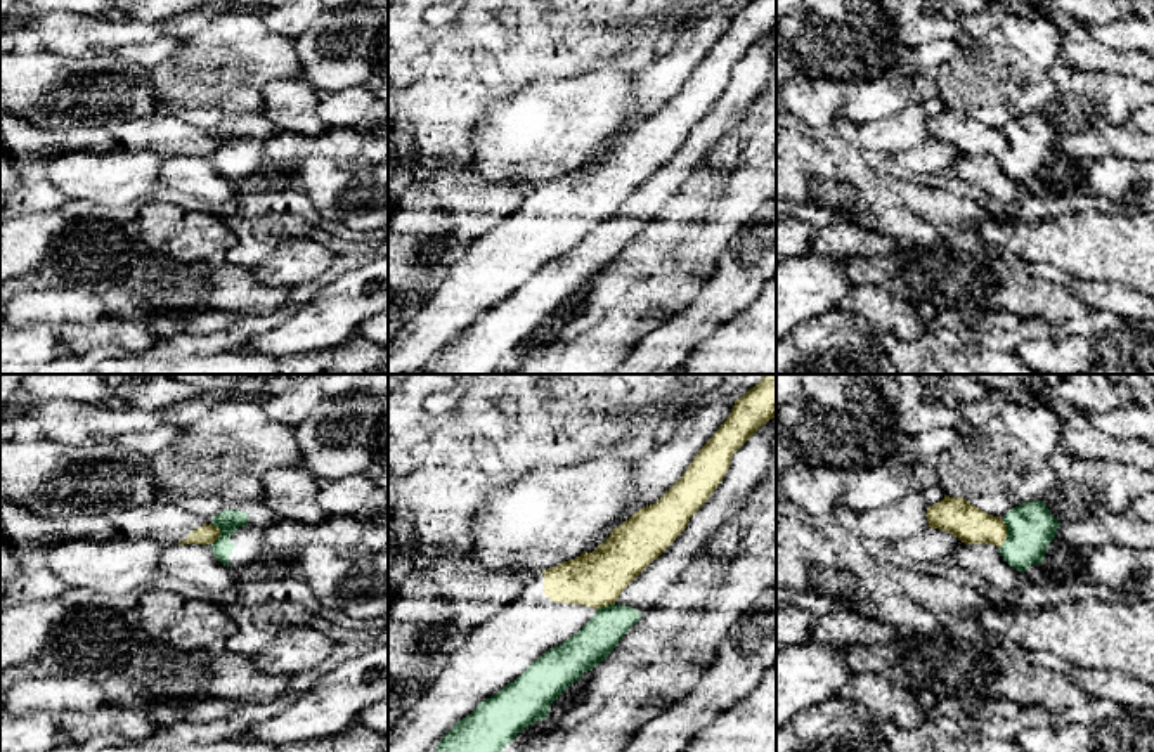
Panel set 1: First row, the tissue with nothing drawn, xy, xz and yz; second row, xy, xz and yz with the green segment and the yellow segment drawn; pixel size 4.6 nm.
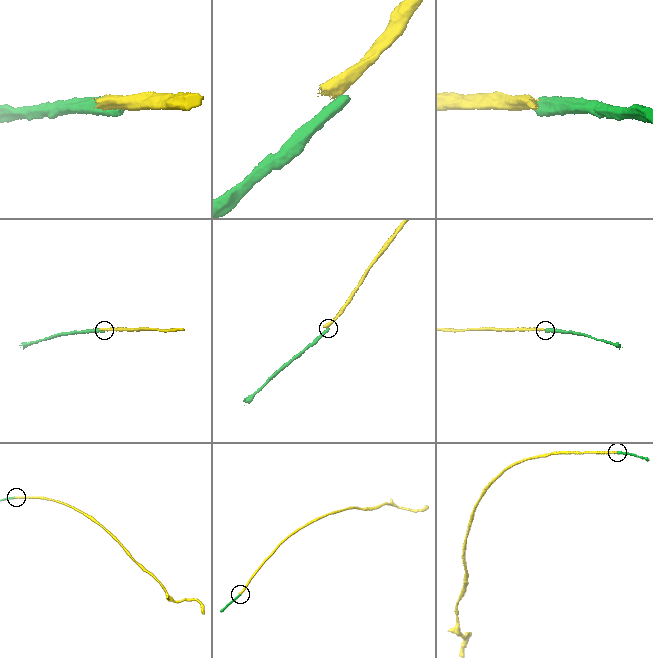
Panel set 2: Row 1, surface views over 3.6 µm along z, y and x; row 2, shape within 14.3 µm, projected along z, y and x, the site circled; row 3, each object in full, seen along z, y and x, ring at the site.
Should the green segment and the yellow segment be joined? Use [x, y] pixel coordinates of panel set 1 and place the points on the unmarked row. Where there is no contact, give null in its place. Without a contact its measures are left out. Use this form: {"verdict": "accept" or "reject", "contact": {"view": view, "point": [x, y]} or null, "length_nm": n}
{"verdict": "reject", "contact": {"view": "yz", "point": [1007, 146]}, "length_nm": 140}

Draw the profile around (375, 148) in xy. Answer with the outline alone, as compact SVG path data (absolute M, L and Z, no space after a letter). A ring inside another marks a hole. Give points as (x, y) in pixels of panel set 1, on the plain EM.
M388 111L381 121L362 121L350 128L364 135L360 161L381 163L388 159Z

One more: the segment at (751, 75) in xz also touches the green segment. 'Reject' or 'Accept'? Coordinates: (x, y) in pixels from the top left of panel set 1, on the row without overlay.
Accept

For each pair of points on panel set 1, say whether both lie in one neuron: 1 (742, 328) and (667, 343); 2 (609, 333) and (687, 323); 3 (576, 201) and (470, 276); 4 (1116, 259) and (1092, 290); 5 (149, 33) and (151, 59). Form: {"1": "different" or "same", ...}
{"1": "different", "2": "different", "3": "same", "4": "different", "5": "different"}

